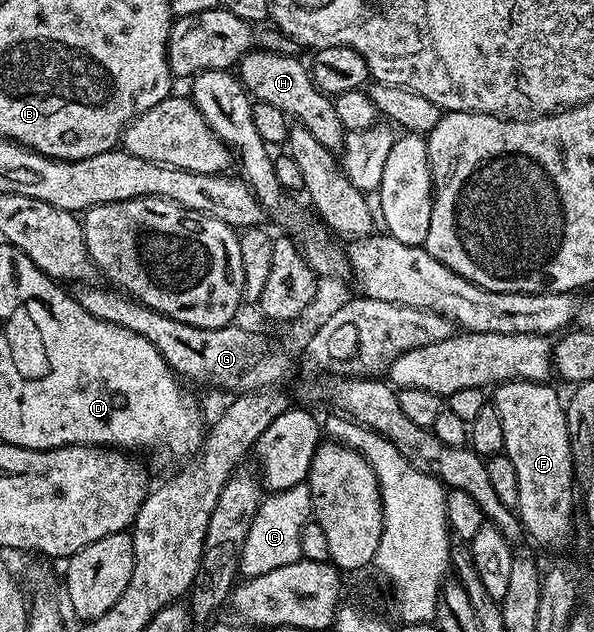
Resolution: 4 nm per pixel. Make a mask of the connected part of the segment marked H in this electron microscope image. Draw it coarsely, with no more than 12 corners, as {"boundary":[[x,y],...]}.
{"boundary":[[251,50],[236,75],[320,146],[348,130],[294,54]]}

